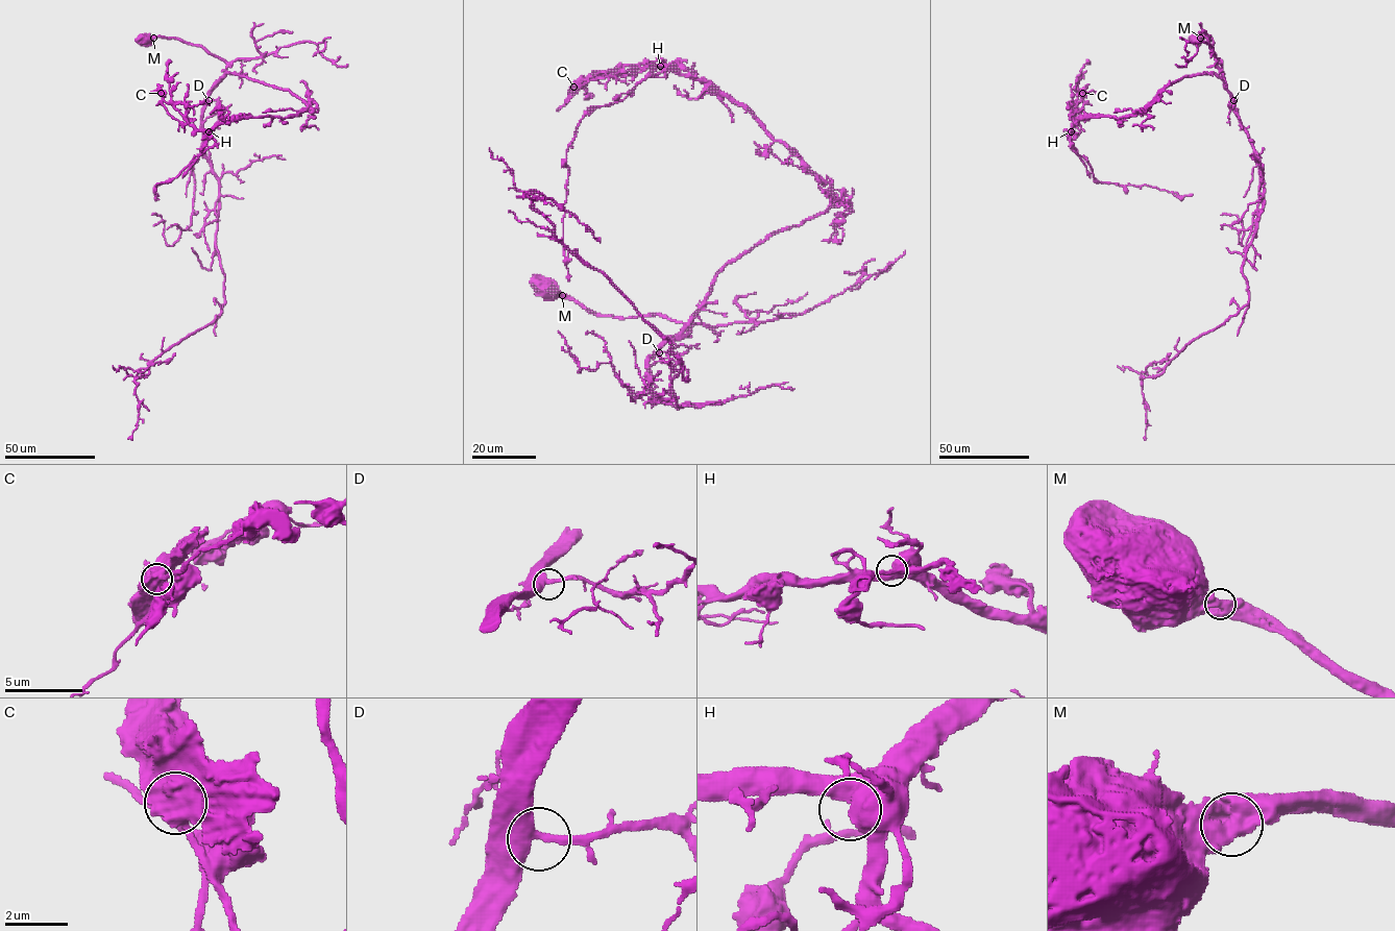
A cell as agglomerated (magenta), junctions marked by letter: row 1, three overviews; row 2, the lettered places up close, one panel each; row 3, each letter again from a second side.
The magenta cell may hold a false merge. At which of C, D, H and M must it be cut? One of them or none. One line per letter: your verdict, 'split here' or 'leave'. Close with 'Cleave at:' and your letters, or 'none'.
C: leave
D: leave
H: leave
M: leave
Cleave at: none

